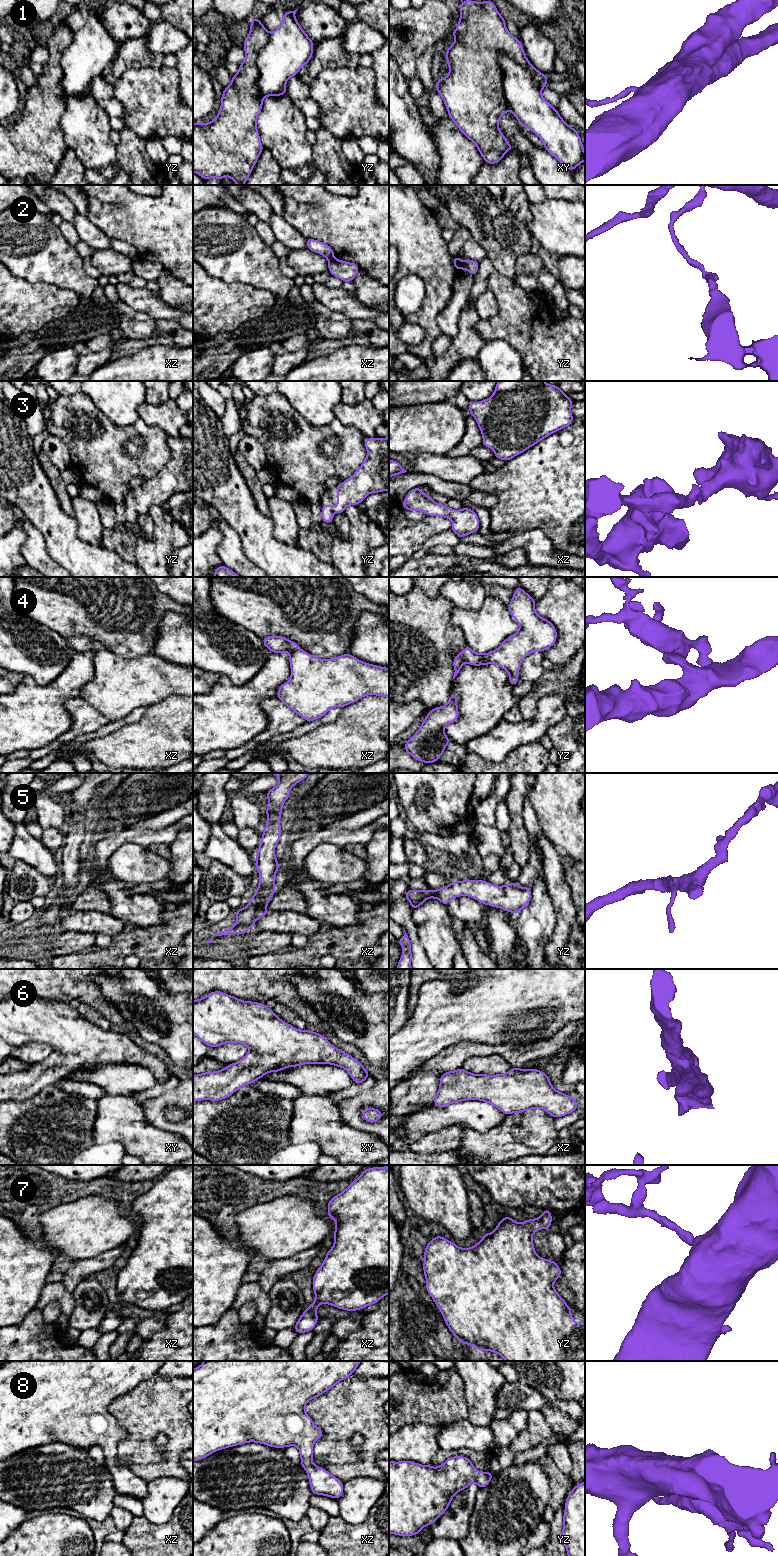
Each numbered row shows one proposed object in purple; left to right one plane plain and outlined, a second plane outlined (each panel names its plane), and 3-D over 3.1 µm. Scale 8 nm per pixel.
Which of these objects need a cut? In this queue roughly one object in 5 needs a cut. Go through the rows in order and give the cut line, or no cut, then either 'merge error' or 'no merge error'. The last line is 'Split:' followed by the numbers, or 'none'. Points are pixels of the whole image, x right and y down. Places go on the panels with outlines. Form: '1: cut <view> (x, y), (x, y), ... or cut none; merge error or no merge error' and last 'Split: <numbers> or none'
1: cut xy (500, 51), (498, 63), (503, 73), (502, 88), (509, 109); merge error
2: cut xz (334, 258), (329, 261); merge error
3: cut none; no merge error
4: cut none; no merge error
5: cut none; no merge error
6: cut none; no merge error
7: cut none; no merge error
8: cut none; no merge error
Split: 1, 2

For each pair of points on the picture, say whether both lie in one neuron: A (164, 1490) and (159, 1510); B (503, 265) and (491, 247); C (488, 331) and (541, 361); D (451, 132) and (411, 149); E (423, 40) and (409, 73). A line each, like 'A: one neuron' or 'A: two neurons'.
A: one neuron
B: one neuron
C: one neuron
D: two neurons
E: one neuron

